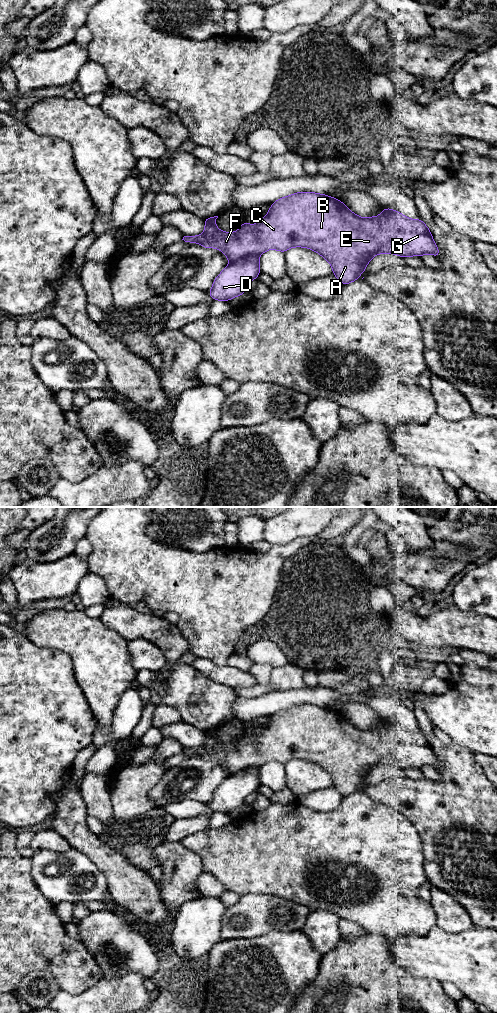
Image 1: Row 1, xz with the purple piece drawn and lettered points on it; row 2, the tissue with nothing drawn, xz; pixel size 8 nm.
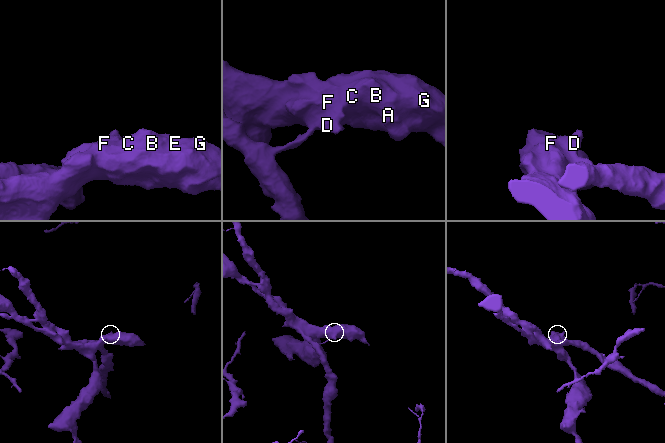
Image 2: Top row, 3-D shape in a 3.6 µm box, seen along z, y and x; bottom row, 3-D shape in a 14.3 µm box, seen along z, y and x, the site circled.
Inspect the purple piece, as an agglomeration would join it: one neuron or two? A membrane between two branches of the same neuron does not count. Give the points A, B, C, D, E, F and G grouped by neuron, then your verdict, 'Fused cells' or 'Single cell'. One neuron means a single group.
Groups: A B C E F G / D. Fused cells

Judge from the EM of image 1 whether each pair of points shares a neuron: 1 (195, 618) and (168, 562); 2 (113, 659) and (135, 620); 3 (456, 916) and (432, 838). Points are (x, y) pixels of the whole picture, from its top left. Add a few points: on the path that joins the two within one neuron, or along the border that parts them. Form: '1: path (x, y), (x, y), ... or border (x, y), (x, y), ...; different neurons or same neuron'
1: path (195, 604), (195, 595), (176, 576); same neuron
2: border (105, 625), (128, 641); different neurons
3: border (431, 883), (449, 894), (466, 911); different neurons

